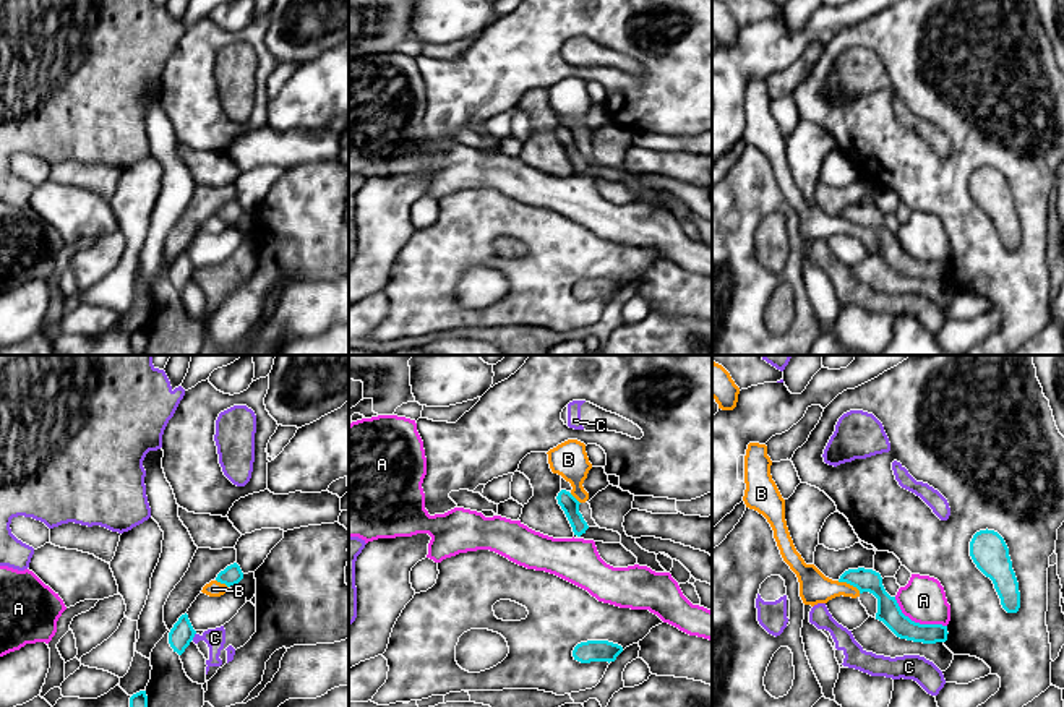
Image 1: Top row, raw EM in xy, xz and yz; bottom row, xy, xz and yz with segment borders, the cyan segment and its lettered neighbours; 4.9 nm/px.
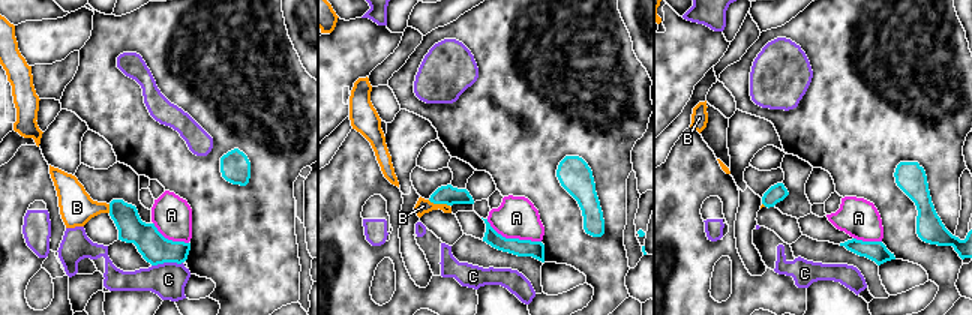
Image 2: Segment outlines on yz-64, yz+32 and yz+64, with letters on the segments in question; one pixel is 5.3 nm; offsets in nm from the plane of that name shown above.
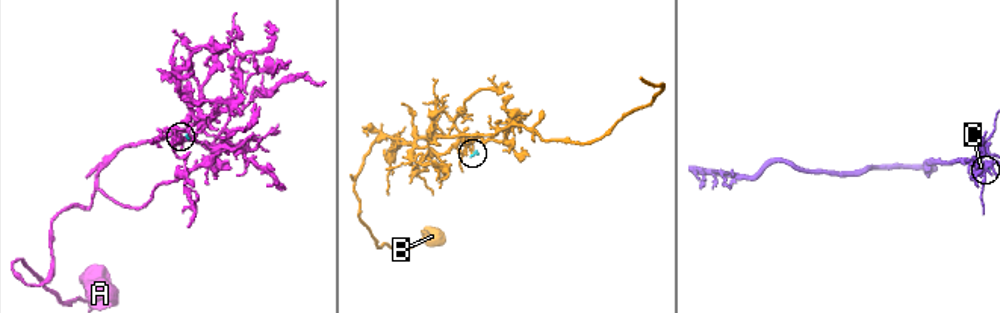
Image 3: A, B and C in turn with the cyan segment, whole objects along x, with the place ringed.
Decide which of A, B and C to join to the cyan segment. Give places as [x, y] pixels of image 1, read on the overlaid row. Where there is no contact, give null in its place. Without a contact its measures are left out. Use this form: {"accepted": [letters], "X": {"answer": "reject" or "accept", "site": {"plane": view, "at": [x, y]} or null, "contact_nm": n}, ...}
{"accepted": [], "A": {"answer": "reject", "site": {"plane": "yz", "at": [917, 623]}, "contact_nm": 300}, "B": {"answer": "reject", "site": {"plane": "yz", "at": [849, 582]}, "contact_nm": 130}, "C": {"answer": "reject", "site": {"plane": "xy", "at": [193, 636]}, "contact_nm": 40}}

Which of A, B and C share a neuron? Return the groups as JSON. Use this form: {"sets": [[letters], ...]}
{"sets": [["A"], ["B"], ["C"]]}

